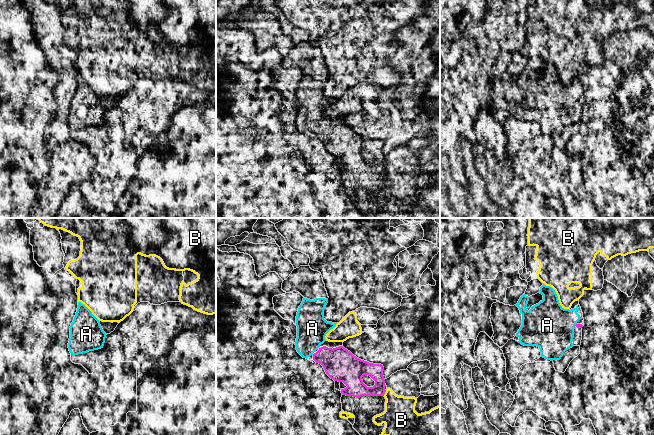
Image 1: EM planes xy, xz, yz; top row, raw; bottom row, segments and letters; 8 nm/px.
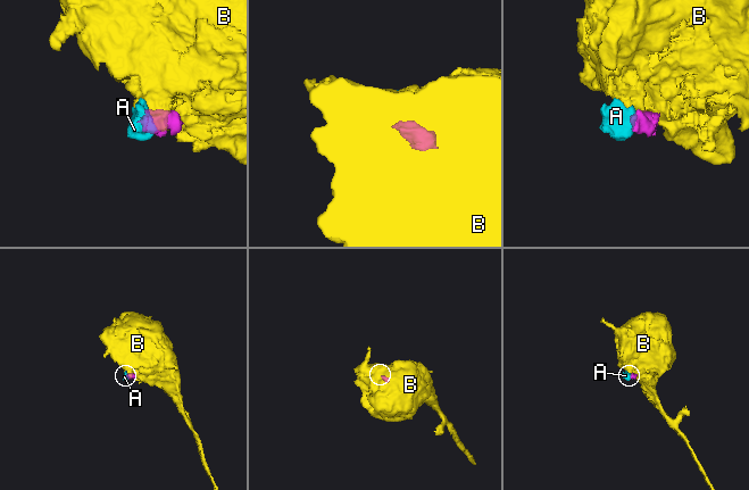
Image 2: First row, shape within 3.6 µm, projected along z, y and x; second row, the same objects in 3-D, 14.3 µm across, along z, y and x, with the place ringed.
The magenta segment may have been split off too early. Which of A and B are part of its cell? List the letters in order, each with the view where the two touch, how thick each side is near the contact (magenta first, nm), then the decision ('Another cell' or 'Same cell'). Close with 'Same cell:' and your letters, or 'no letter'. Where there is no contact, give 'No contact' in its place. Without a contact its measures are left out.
A: No contact. Same cell
B: Touches magenta in xz. Thickness 140 nm (magenta) against 260 nm. Another cell
Same cell: A

